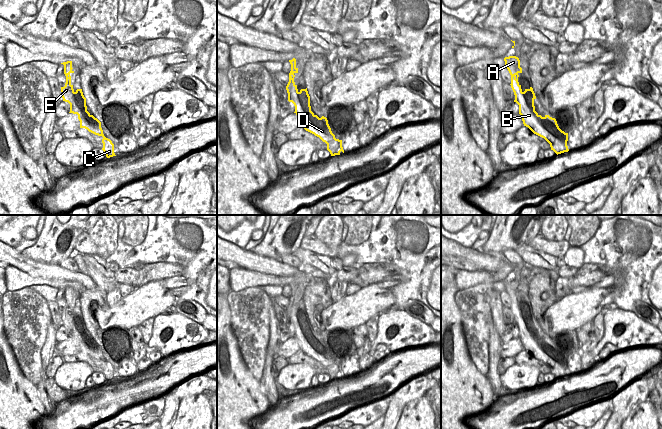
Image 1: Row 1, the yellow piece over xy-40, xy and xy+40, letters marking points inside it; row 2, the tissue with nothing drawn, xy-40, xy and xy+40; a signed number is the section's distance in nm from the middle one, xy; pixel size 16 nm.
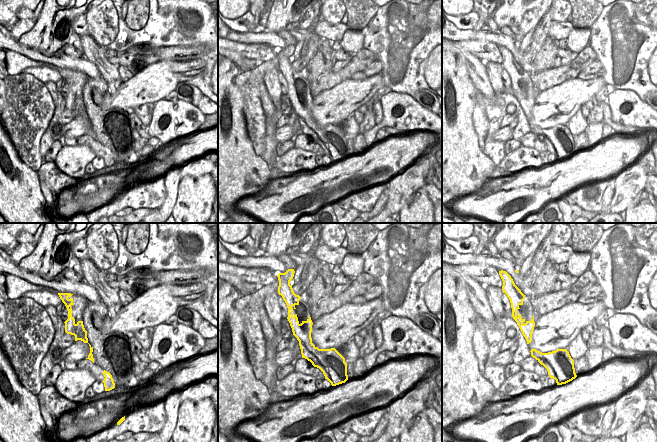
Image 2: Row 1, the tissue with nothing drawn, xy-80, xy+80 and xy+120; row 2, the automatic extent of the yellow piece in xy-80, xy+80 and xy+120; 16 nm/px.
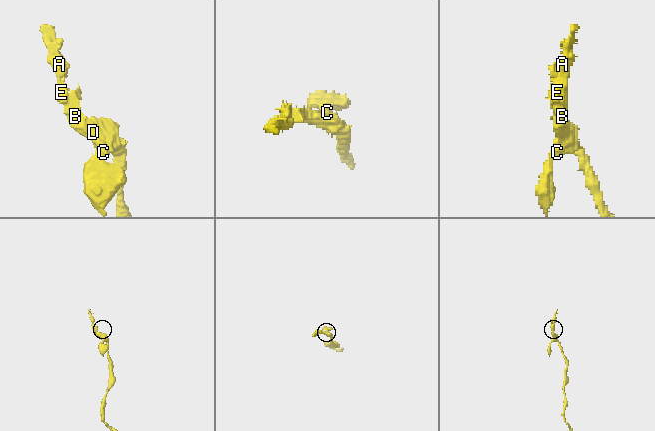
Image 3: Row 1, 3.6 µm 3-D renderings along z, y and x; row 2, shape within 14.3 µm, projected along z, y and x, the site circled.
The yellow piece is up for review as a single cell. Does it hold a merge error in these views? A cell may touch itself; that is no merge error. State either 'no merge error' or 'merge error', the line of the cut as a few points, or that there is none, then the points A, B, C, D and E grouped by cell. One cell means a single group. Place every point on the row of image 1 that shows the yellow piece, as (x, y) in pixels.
merge error; cut xy-40 (78, 89), (78, 95), (70, 111); groups A E / B C D

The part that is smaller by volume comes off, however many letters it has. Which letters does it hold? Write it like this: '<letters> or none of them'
A, E

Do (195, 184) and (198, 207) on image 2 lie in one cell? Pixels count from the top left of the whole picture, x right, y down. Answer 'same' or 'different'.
same

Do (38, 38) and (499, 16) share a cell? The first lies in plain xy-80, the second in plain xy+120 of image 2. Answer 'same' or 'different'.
same

